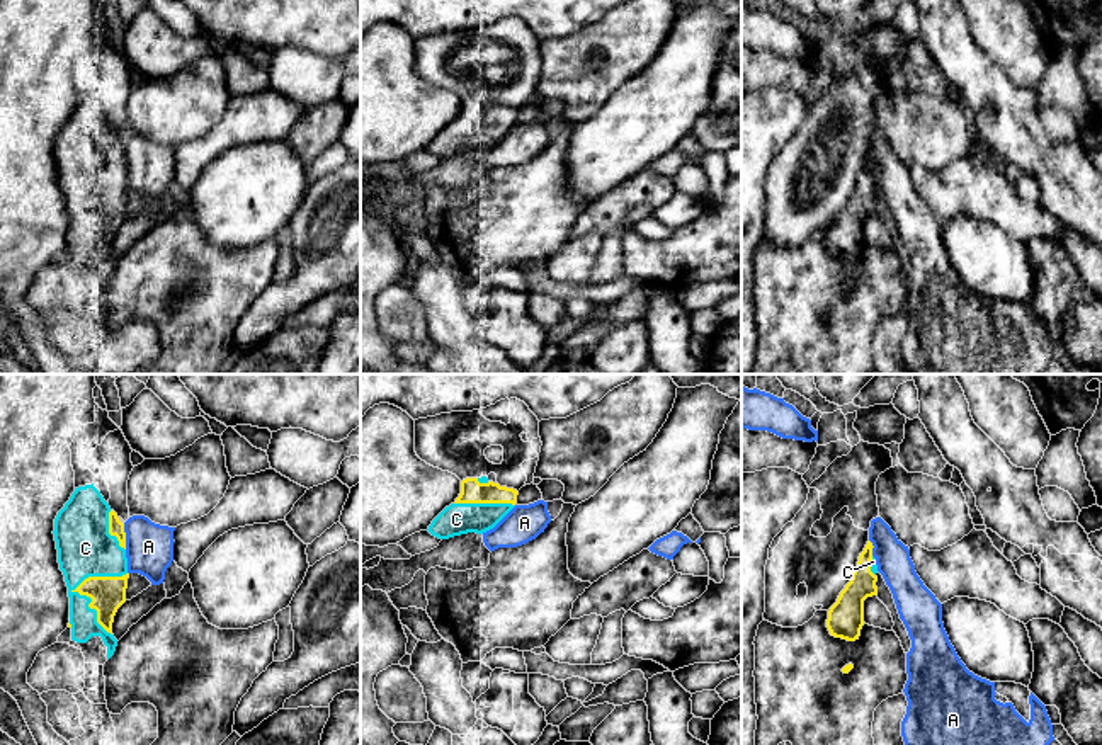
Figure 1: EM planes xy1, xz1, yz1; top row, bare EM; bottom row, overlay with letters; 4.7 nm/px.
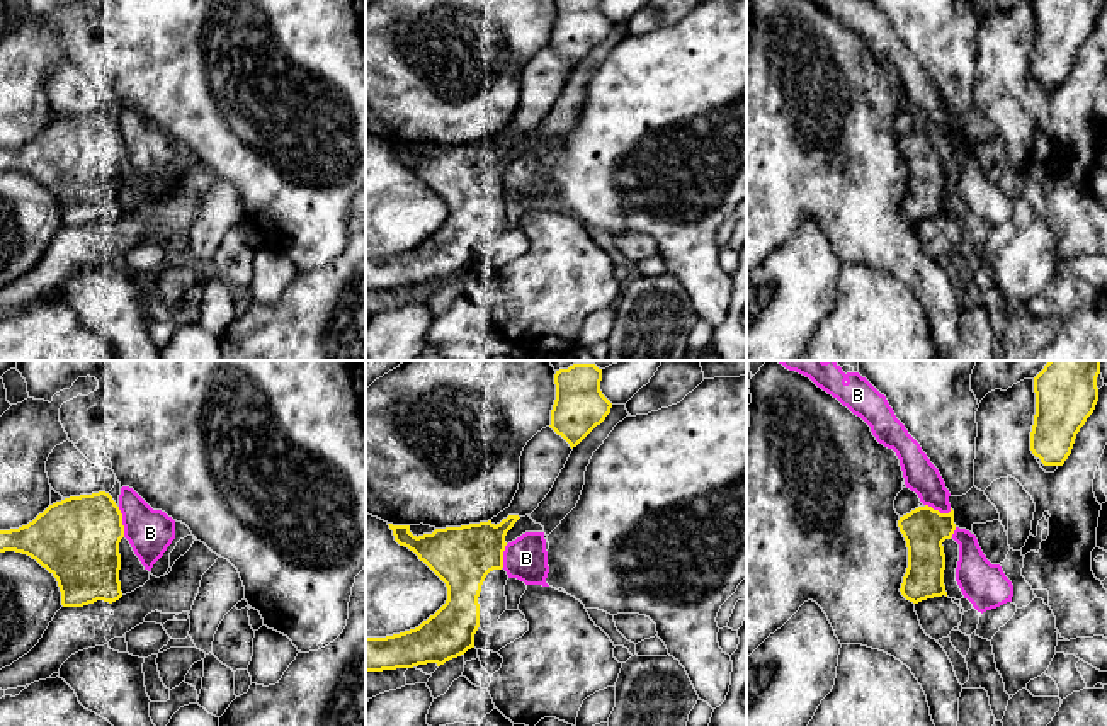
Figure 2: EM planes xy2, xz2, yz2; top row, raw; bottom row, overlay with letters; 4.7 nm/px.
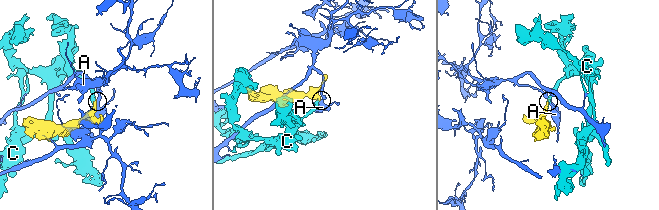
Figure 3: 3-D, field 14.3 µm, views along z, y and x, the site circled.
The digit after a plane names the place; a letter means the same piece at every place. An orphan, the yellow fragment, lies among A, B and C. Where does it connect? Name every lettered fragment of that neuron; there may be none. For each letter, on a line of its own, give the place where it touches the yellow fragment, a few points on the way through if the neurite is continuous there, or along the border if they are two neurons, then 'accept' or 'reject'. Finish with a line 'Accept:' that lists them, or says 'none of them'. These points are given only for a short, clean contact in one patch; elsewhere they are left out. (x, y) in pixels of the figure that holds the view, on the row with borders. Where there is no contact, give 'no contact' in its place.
A: contact xy1 (124, 536); border xy1 (123, 524), (126, 548); reject
B: contact xy2 (121, 522); reject
C: contact xy1 (77, 591); accept
Accept: C

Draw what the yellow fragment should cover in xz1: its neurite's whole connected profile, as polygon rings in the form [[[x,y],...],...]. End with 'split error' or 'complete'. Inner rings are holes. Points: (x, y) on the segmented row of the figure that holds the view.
[[[486,476],[461,481],[461,493],[429,526],[439,539],[493,529],[517,503],[519,492],[500,486]]] | split error

